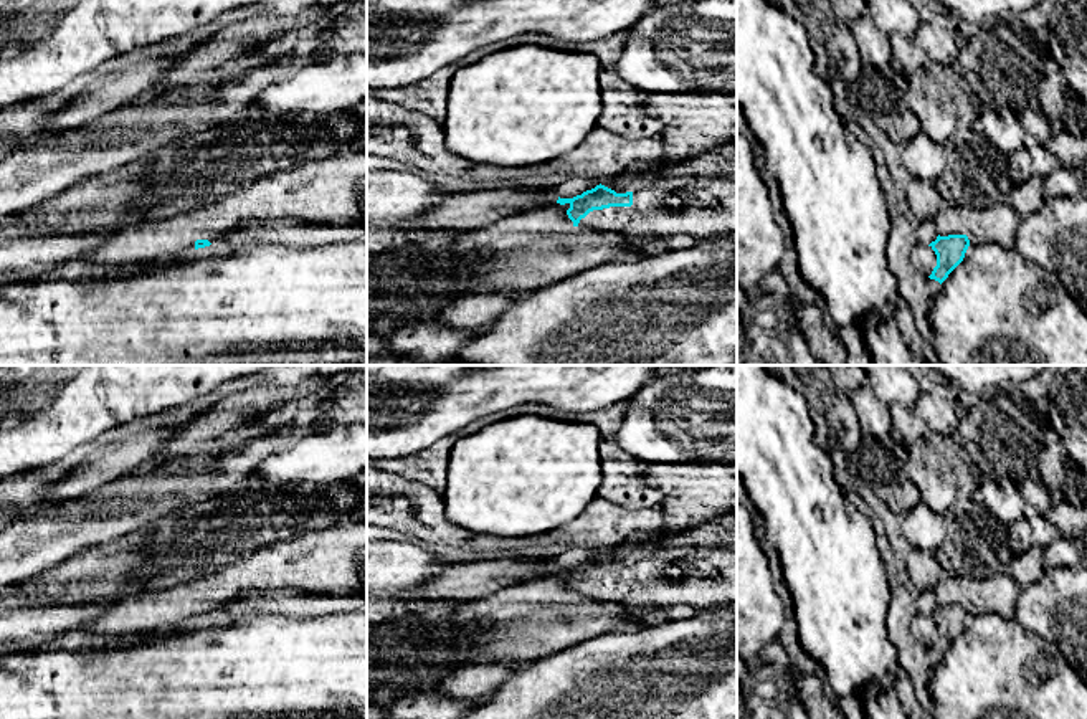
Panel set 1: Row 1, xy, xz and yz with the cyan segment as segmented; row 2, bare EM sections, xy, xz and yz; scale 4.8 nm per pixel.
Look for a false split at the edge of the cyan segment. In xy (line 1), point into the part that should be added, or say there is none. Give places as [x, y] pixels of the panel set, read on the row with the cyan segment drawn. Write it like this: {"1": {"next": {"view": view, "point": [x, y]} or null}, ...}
{"1": {"next": null}}

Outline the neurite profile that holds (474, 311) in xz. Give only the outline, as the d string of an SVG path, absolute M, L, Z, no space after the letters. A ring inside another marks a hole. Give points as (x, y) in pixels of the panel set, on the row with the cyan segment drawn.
M466 294L444 309L433 321L453 329L484 329L501 314L514 307L522 294Z

